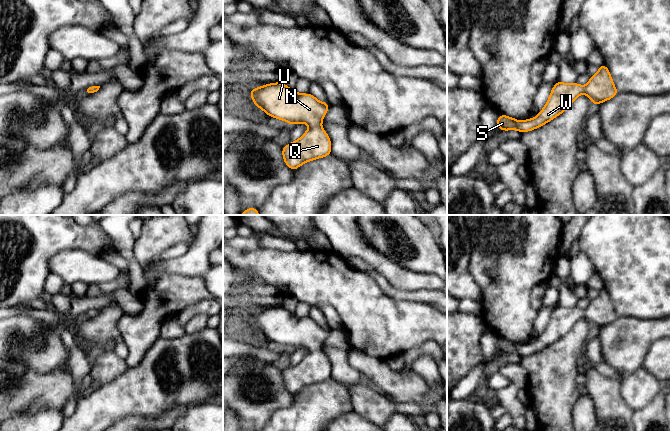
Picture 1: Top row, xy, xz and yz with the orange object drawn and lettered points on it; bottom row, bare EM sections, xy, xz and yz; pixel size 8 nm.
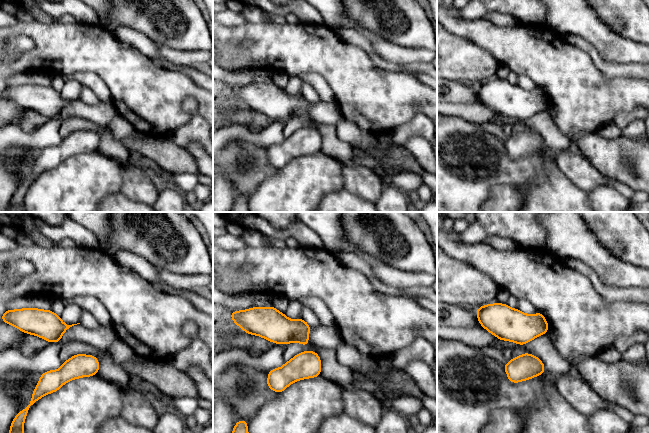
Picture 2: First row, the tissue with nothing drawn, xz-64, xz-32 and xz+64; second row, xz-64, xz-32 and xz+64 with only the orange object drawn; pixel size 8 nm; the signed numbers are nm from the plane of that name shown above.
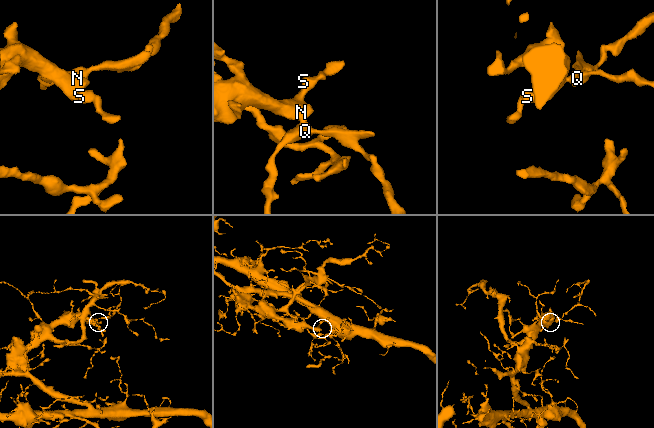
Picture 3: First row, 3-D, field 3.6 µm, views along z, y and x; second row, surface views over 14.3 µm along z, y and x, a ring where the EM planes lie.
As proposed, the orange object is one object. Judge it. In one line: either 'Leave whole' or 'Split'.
Leave whole

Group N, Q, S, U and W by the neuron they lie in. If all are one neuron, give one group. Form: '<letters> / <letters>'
N Q S U W

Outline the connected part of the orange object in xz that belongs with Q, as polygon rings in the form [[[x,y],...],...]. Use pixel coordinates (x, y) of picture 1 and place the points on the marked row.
[[[281,81],[260,86],[250,90],[250,96],[256,107],[262,109],[270,117],[284,120],[290,125],[305,123],[309,129],[297,140],[282,148],[285,164],[296,170],[306,162],[331,155],[331,140],[326,131],[321,127],[330,104],[316,99],[312,94],[299,94]]]

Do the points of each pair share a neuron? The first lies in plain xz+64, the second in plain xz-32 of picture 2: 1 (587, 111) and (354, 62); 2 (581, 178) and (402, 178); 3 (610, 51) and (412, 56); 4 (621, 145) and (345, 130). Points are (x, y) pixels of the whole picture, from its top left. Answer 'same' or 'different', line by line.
1: same
2: same
3: same
4: same

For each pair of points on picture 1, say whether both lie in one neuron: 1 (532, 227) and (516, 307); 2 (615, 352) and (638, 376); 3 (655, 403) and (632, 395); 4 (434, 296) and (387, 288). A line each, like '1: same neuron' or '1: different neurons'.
1: same neuron
2: different neurons
3: different neurons
4: same neuron

